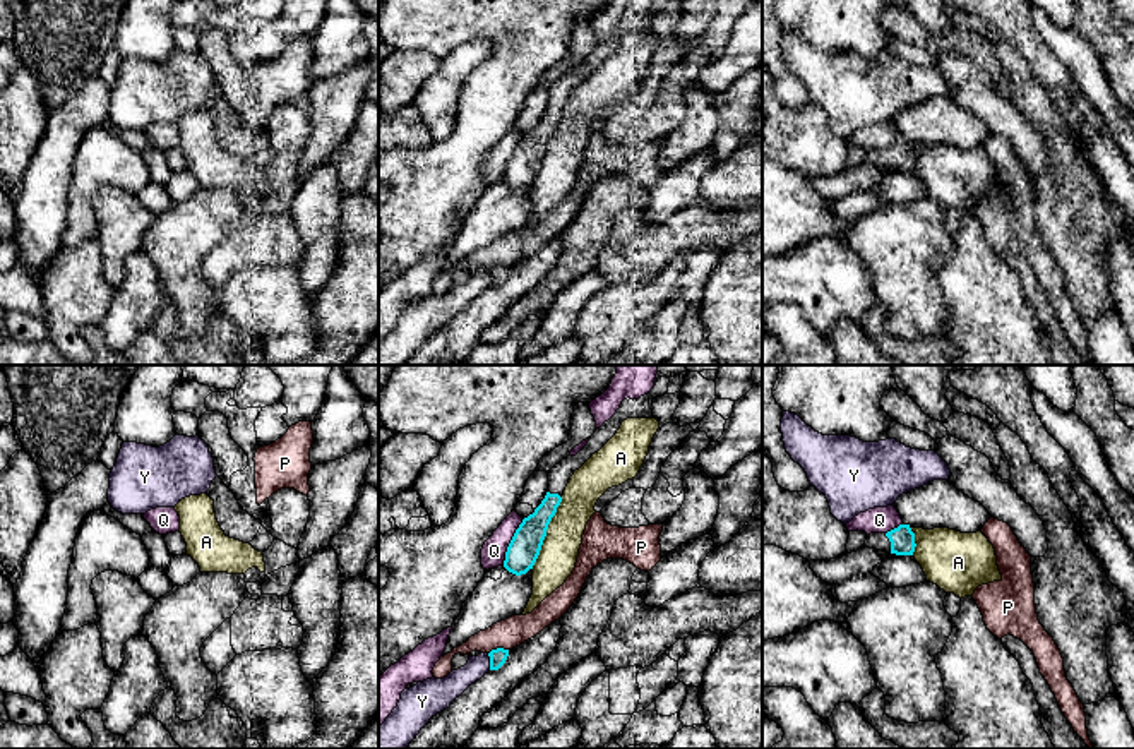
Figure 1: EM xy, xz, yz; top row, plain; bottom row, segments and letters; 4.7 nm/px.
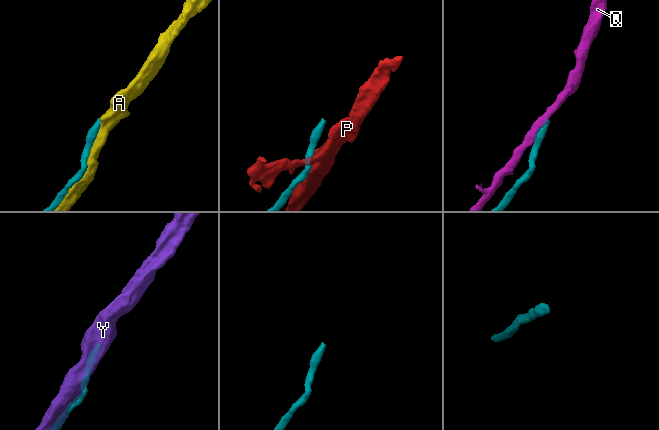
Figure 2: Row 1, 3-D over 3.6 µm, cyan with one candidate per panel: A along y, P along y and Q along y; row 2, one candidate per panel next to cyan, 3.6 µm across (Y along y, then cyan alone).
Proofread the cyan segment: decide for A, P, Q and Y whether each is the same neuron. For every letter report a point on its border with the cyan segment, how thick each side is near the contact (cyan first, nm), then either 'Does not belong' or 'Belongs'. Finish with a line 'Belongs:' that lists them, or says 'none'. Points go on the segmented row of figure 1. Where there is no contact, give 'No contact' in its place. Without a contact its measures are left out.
A: Touches cyan at xz (545, 533). Thickness 150 nm (cyan) against 180 nm. Does not belong
P: Touches cyan at xz (497, 648). Thickness 80 nm (cyan) against 140 nm. Does not belong
Q: Touches cyan at xz (511, 542). Thickness 150 nm (cyan) against 110 nm. Does not belong
Y: Touches cyan at xz (490, 662). Thickness 80 nm (cyan) against 120 nm. Does not belong
Belongs: none

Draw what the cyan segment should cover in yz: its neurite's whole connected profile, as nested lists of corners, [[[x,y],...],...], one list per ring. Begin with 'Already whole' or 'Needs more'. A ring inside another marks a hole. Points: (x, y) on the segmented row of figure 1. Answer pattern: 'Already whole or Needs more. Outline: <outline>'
Needs more. Outline: [[[899,524],[887,533],[867,535],[865,547],[896,555],[913,555],[916,547],[915,533],[910,524]]]

